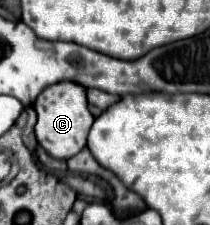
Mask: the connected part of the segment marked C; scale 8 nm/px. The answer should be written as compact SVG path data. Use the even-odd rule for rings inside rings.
M68 80L46 86L38 94L38 98L34 102L34 110L38 112L36 138L46 148L46 152L50 152L50 156L68 160L86 146L86 136L88 136L88 130L94 122L94 116L88 110L86 88L84 86L68 82Z

